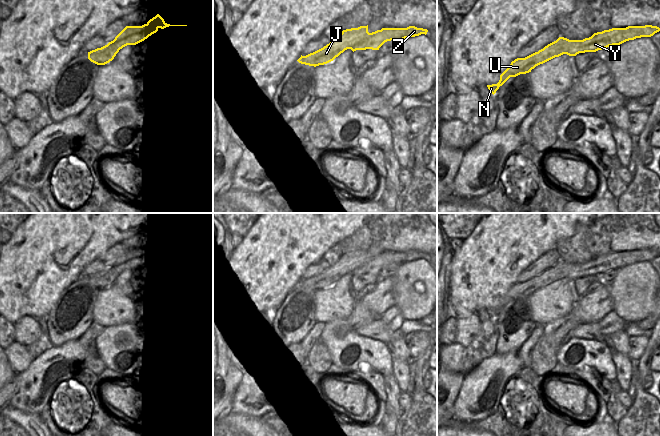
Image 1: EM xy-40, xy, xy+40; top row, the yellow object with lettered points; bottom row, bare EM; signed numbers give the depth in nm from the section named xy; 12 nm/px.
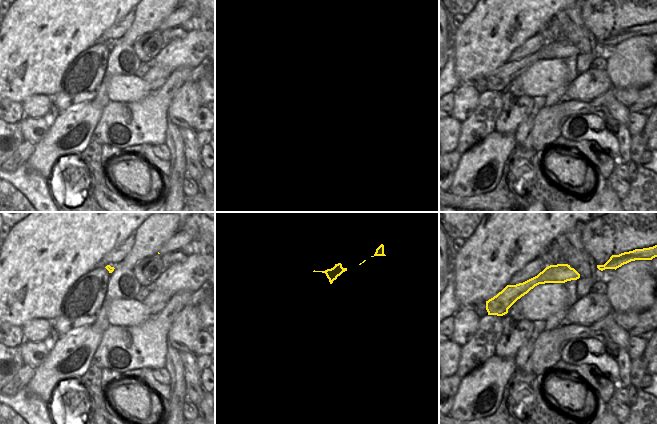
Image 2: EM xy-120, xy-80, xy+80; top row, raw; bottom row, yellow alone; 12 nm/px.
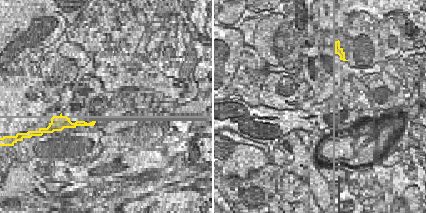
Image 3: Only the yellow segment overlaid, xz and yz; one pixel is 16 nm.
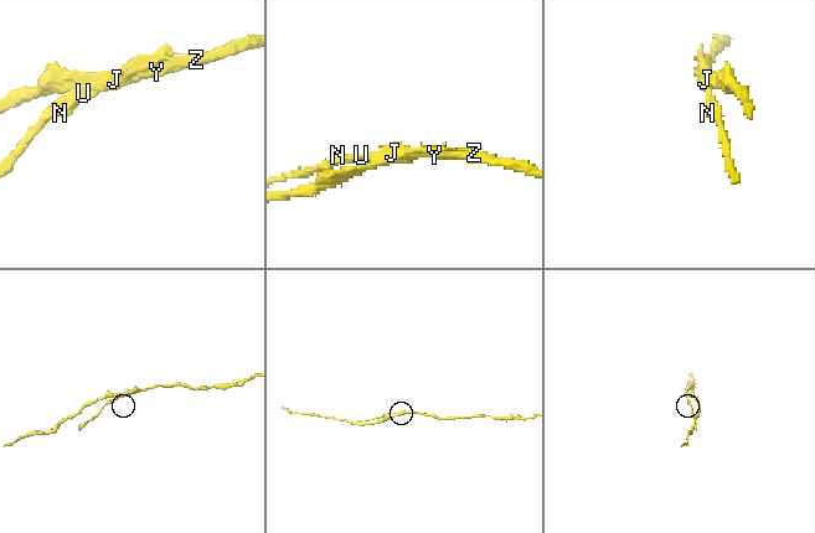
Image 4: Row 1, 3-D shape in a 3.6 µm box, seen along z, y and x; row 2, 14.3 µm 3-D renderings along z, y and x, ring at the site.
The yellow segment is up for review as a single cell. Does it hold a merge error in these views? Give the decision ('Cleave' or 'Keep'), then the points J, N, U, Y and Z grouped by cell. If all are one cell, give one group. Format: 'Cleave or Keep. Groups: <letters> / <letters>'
Cleave. Groups: J N U / Y Z

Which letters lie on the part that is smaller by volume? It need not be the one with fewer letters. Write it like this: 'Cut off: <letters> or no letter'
Cut off: J, N, U

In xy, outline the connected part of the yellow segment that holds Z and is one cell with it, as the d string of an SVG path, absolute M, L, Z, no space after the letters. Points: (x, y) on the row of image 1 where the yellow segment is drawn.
M409 26L407 28L382 28L372 32L371 35L356 44L351 50L379 50L379 48L387 41L391 40L403 40L405 38L419 36L421 34L427 34L428 30L423 28L417 28L415 26Z

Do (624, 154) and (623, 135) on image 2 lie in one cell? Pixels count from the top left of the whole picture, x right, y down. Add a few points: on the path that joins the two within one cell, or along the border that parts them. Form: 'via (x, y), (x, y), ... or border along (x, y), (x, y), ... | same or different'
via (624, 149), (624, 140) | same

